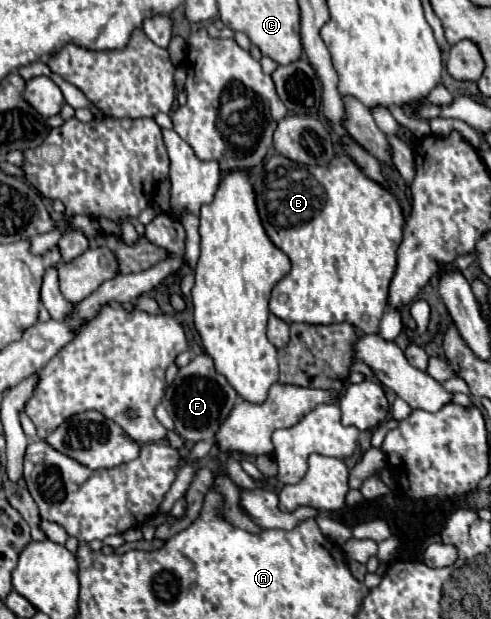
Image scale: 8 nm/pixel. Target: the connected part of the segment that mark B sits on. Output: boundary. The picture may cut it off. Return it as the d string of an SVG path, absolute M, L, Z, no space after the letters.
M344 152L336 154L328 166L294 164L292 160L274 154L264 164L262 182L258 178L254 180L254 194L268 238L292 264L290 274L272 290L270 312L288 324L348 322L366 334L376 334L396 268L396 250L402 242L404 216L396 196L364 176L358 164Z

